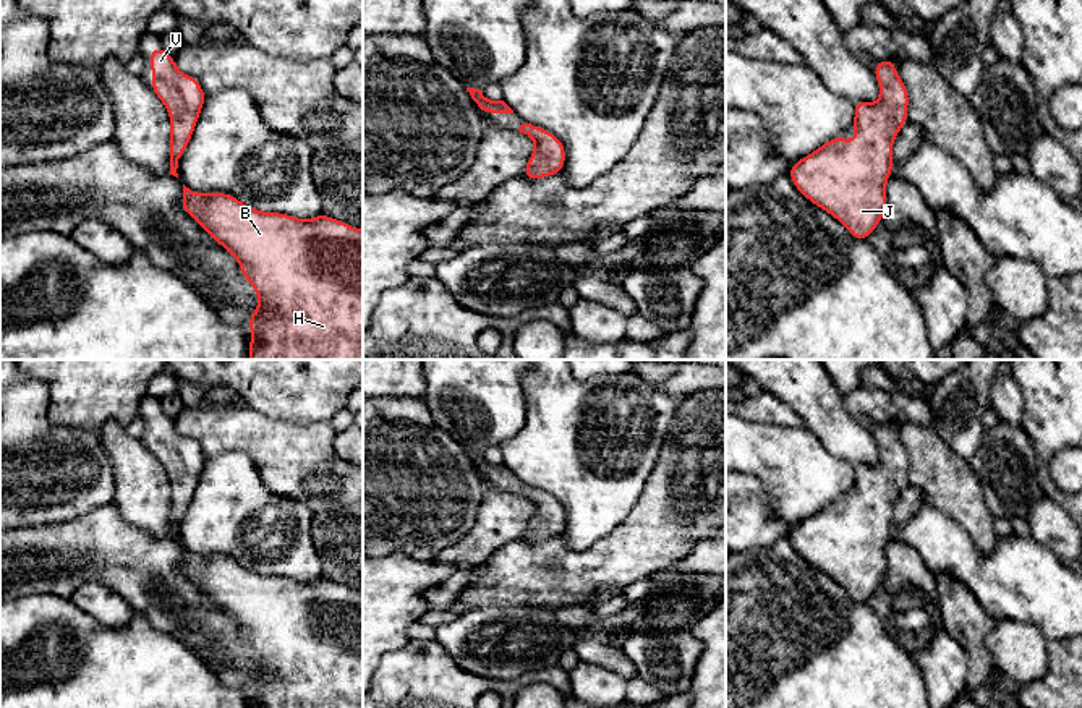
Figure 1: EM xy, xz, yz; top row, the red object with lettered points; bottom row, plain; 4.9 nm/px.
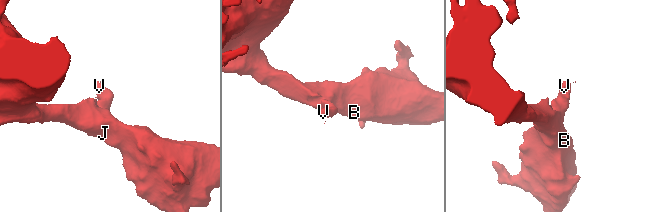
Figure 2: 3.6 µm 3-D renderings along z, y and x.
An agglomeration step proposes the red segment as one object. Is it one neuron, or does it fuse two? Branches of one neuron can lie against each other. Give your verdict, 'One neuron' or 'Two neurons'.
One neuron

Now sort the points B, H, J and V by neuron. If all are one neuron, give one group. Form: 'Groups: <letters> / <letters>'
Groups: B H J V

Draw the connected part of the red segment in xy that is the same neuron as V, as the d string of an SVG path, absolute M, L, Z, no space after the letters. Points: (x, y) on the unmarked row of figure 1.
M159 408L152 410L146 426L152 428L151 452L170 476L170 538L178 541L178 525L193 499L206 457L199 444L180 436L175 420Z

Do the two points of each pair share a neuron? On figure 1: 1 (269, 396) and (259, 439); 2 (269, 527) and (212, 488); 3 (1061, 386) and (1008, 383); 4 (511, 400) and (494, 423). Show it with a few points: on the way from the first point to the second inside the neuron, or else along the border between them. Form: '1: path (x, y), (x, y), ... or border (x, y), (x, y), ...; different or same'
1: border (247, 404), (269, 417), (295, 420), (302, 425); different
2: path (255, 527), (227, 503); same
3: border (1014, 376), (1022, 396), (1022, 420); different
4: path (506, 405), (494, 418); same

